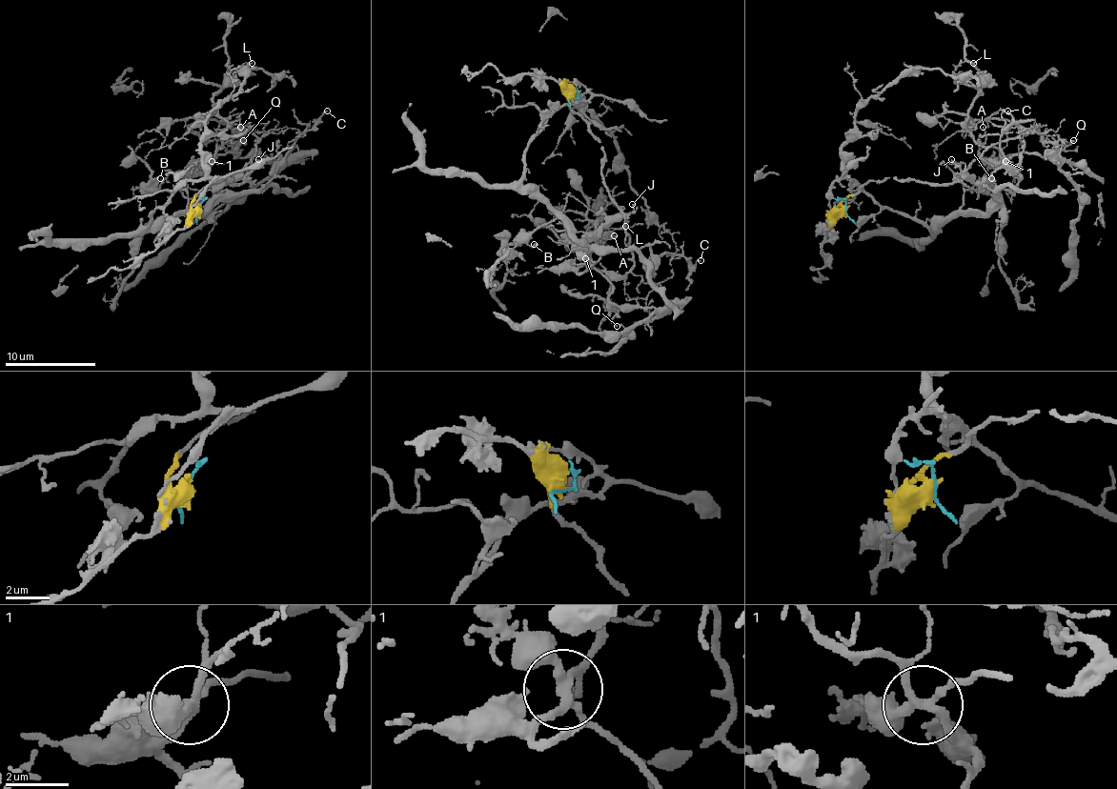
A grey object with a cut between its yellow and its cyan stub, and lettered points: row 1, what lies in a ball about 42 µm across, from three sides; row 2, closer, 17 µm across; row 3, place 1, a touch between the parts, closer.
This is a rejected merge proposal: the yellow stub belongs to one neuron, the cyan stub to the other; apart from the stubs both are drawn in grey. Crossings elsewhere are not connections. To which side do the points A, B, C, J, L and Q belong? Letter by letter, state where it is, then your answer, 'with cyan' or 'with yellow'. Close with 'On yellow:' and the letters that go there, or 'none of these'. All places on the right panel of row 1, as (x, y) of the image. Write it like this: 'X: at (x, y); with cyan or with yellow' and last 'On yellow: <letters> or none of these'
A: at (983, 127); with cyan
B: at (991, 178); with cyan
C: at (1007, 111); with cyan
J: at (951, 159); with yellow
L: at (973, 63); with cyan
Q: at (1073, 140); with yellow
On yellow: J, Q

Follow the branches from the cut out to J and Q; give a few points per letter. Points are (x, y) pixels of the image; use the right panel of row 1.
J: (845, 210), (841, 203), (855, 196), (870, 180), (888, 178), (947, 185), (961, 171), (952, 160)
Q: (845, 210), (841, 203), (870, 180), (947, 185), (1000, 142), (1022, 132), (1043, 132), (1051, 142), (1074, 139)

